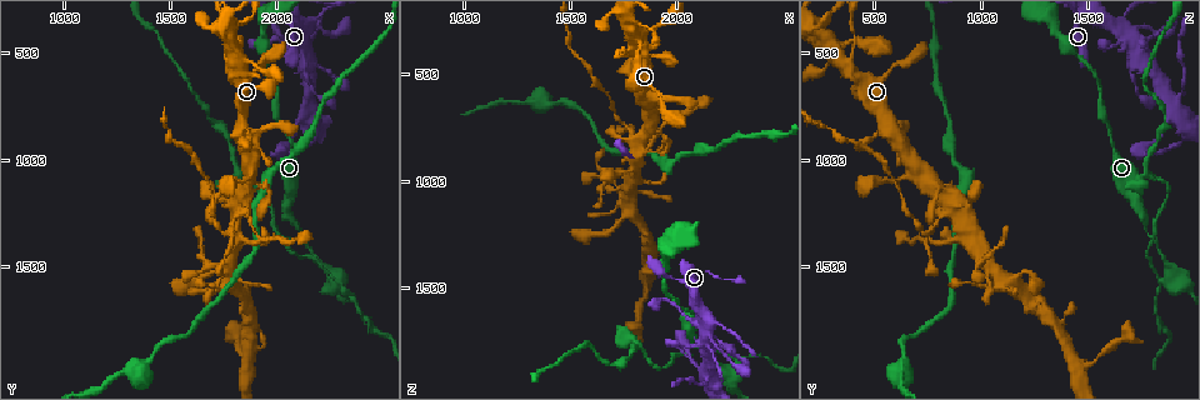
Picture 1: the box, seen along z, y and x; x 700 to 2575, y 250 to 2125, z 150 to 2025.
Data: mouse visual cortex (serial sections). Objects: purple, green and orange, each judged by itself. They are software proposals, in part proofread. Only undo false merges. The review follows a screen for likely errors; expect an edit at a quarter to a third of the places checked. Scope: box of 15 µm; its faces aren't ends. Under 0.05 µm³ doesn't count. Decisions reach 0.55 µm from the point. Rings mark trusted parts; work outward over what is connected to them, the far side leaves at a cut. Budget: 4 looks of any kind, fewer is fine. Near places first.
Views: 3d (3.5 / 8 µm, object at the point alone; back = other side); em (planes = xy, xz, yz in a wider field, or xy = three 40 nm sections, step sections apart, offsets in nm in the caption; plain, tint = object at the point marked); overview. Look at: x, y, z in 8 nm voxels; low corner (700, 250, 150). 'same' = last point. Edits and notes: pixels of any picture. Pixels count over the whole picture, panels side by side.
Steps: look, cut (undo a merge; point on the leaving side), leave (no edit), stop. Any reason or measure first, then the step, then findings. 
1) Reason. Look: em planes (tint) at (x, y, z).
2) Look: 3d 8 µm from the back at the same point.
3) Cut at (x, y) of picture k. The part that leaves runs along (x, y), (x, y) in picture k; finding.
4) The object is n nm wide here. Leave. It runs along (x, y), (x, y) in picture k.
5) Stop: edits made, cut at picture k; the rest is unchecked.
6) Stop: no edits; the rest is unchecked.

Four or more arms meet. Look: 3d 3.5 µm from the back at (2140, 490, 1750).

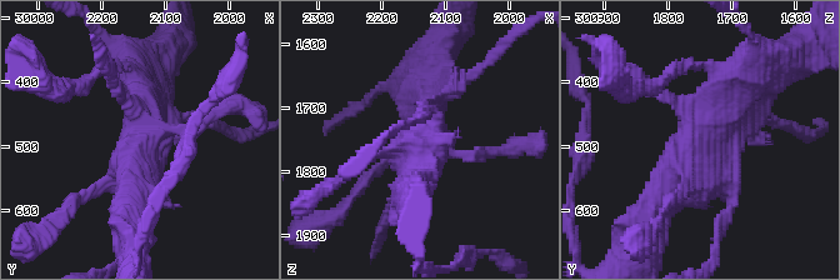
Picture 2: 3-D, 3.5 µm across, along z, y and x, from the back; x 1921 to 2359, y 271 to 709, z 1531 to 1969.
Need the tissue. Look: em xy step 1 (tint) at (2130, 480, 1755).

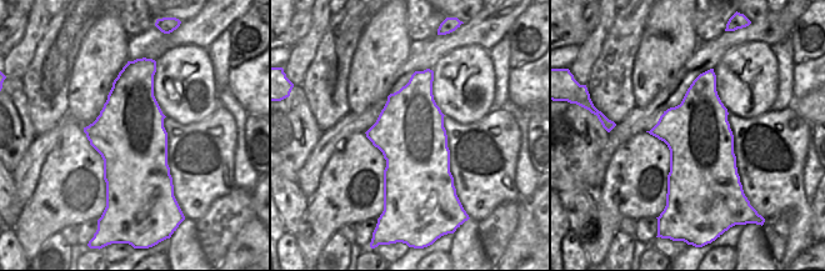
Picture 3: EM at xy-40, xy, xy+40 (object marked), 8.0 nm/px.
Leave. It runs along (759, 73), (656, 206) in picture 2; one cell here.

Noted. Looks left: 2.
Sudden change in width. Look: 3d 3.5 µm at (2130, 670, 1950).

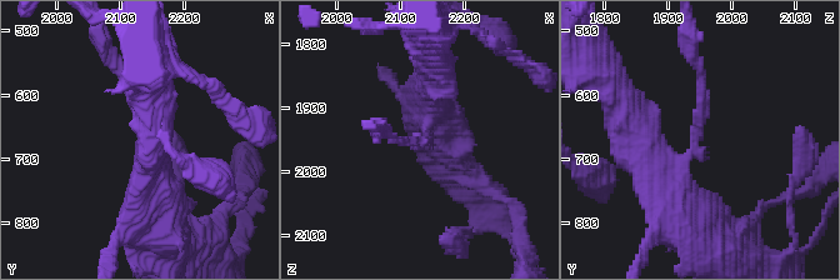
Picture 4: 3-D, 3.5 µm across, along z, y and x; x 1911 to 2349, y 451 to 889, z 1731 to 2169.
The arms are 150, 450 nm wide; now the EM. Look: em xy step 1 (tint) at (2145, 675, 1945).

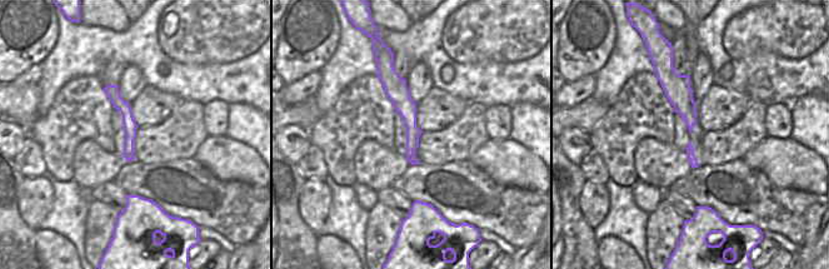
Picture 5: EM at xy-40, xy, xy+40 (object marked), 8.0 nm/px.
Cut at (701, 85) of picture 4. The part that leaves runs along (698, 123), (701, 73), (691, 34) in picture 4; a second cell is stuck on.

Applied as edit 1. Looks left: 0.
Stop: edits made, cut at picture 4; the rest is unchecked.

